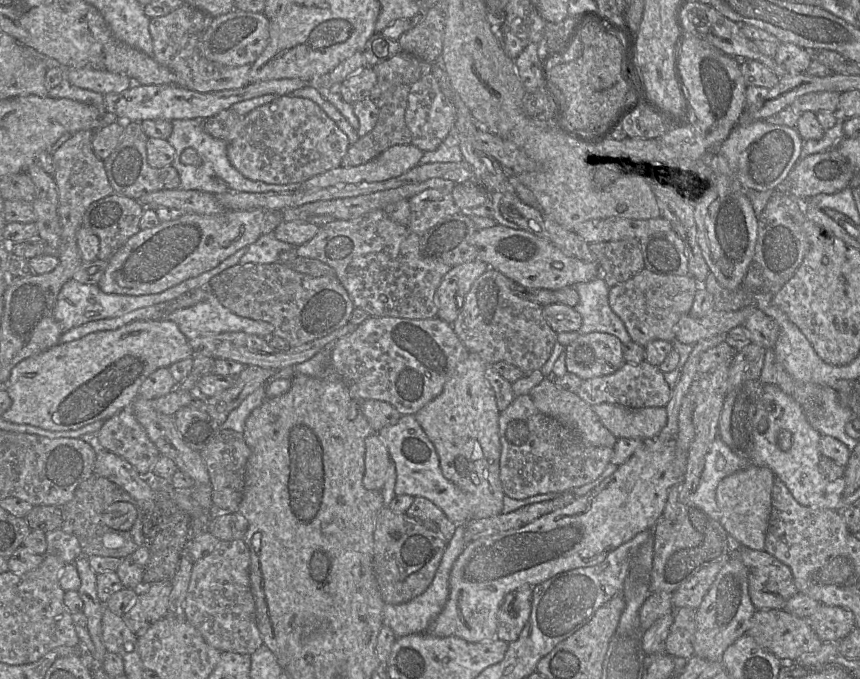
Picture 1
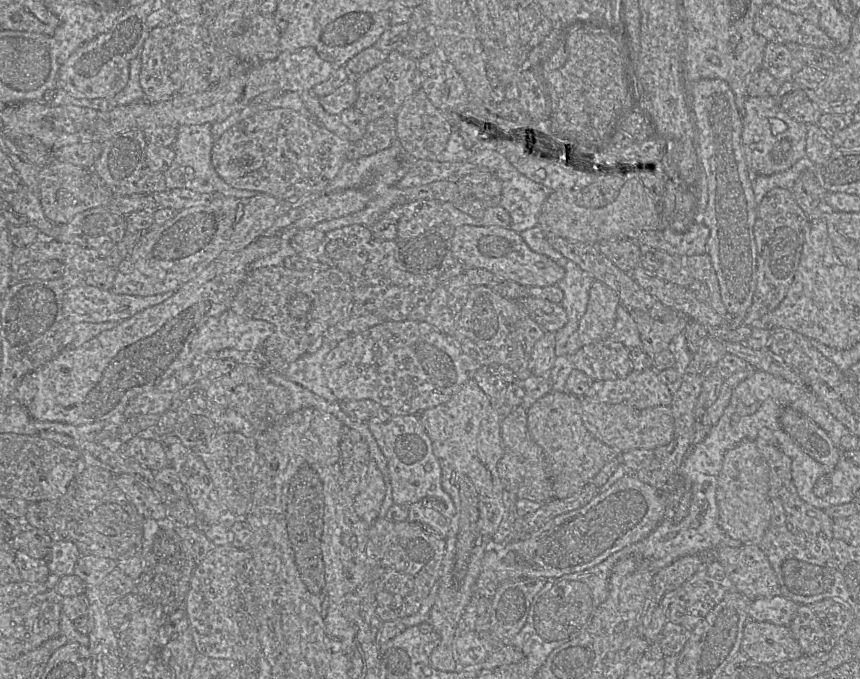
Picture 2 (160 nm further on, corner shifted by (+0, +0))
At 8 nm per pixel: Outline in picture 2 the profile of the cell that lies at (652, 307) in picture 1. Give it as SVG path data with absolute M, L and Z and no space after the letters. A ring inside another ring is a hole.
M627 309L627 311L638 327L641 348L651 360L661 351L668 349L673 338L683 333L686 325L691 321L686 315L661 321L640 310Z

